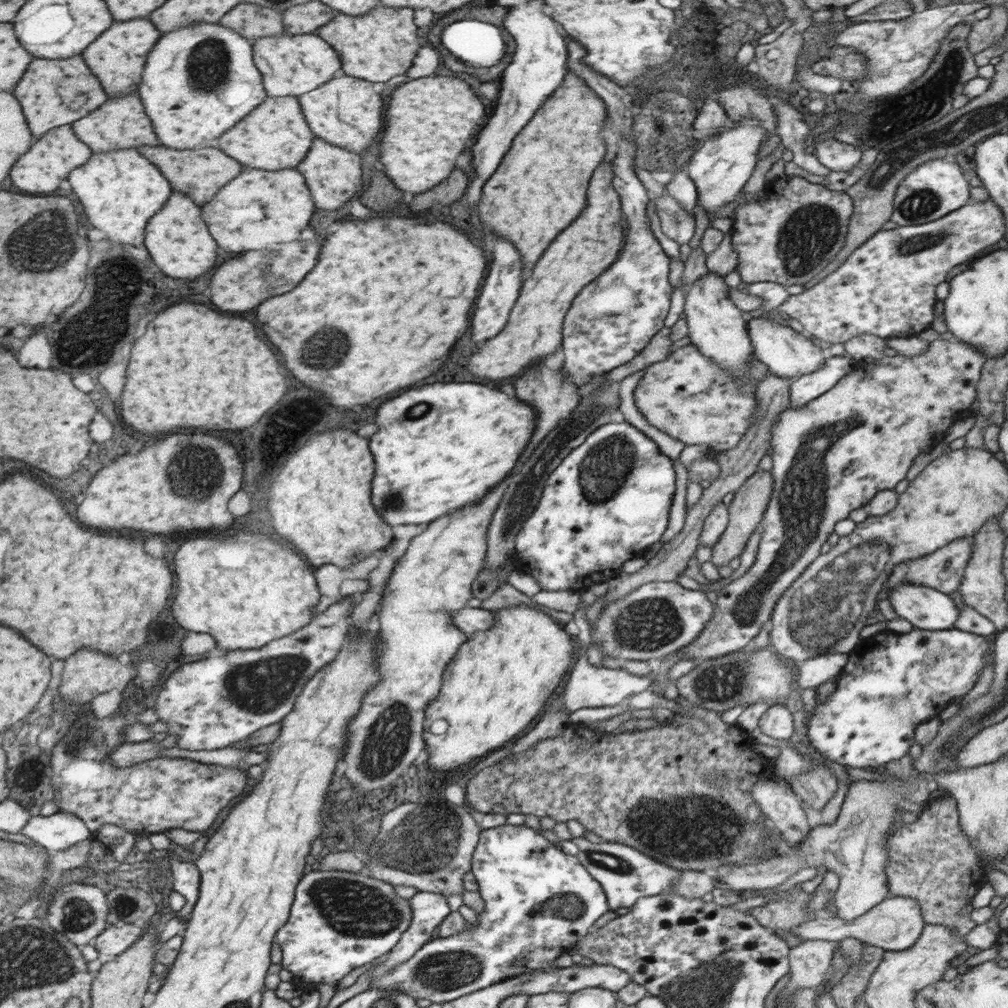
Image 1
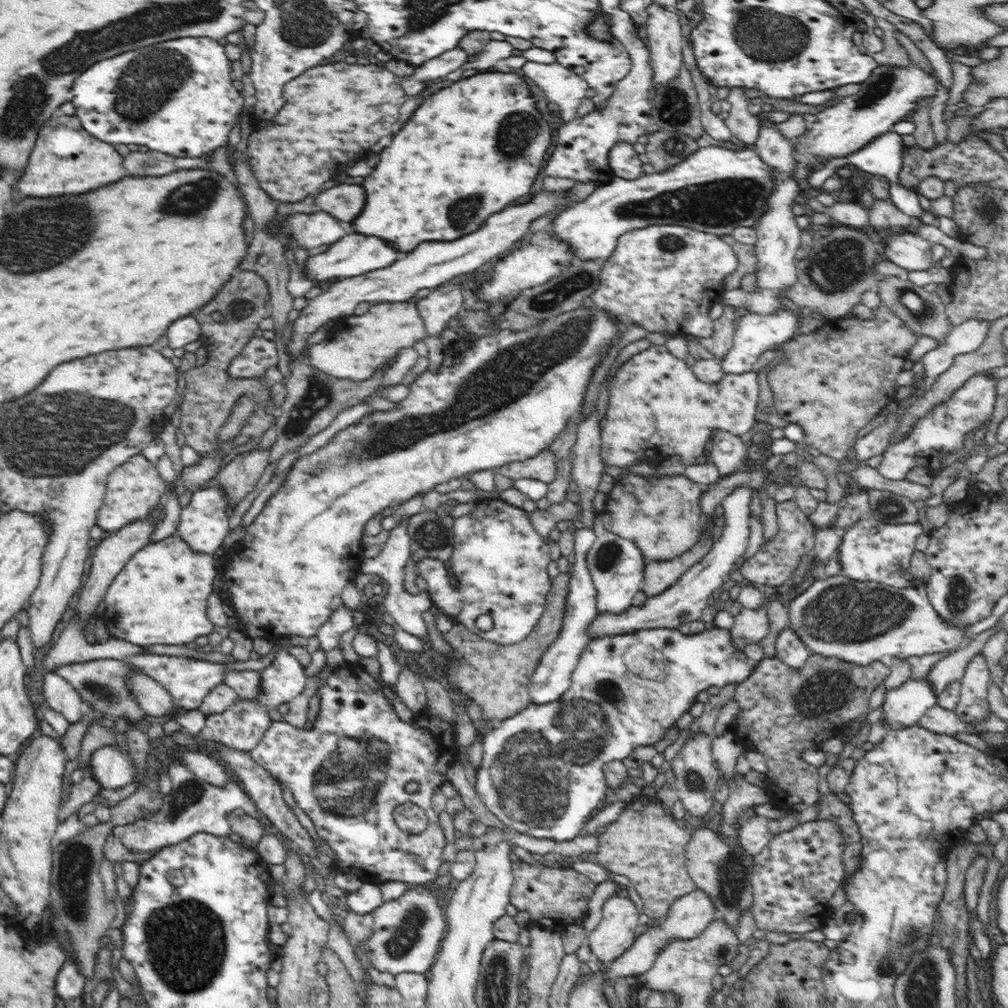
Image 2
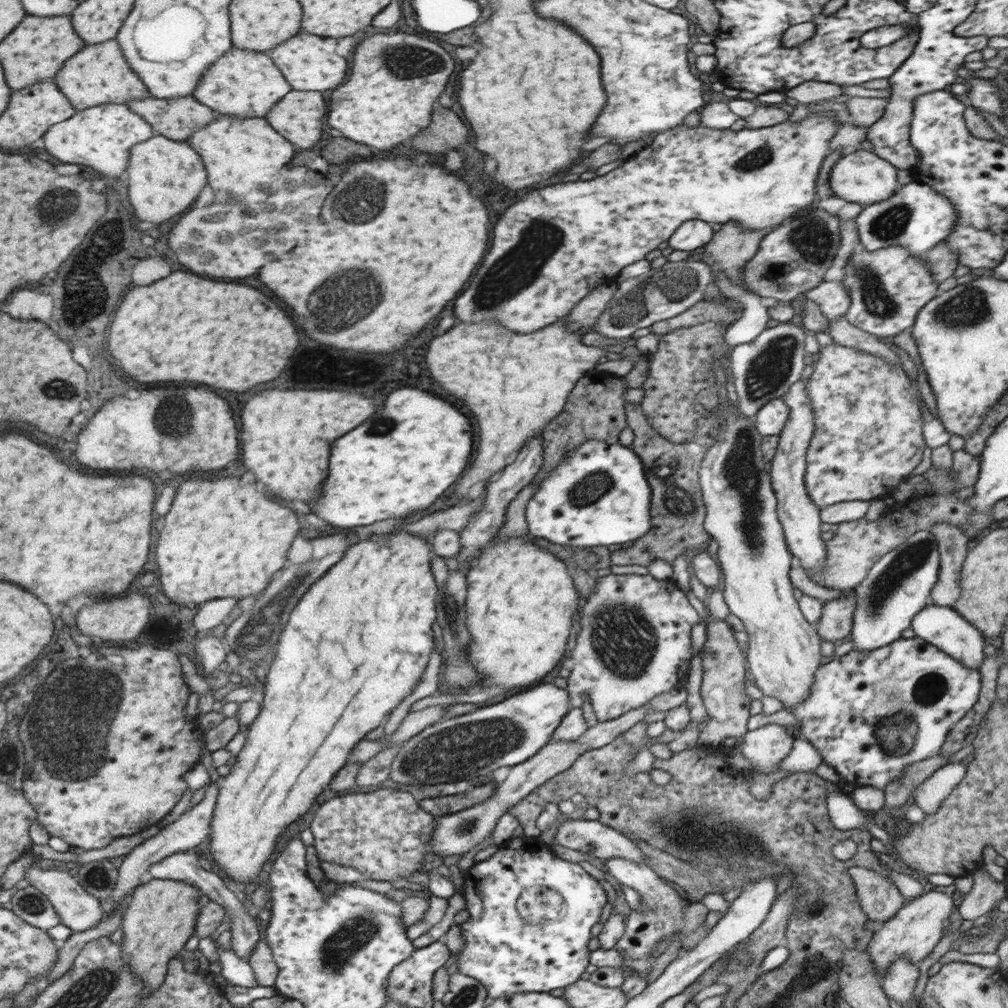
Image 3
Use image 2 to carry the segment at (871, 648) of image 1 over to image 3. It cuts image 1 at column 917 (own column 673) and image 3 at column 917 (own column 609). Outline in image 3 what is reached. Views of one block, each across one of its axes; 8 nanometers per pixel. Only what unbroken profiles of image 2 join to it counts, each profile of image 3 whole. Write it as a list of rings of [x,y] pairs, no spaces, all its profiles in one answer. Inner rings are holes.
[[[916,636],[907,639],[900,638],[892,642],[892,644],[876,648],[876,650],[870,650],[870,652],[866,652],[866,650],[860,650],[860,652],[858,650],[851,650],[841,657],[836,657],[829,663],[820,665],[814,674],[814,684],[812,684],[810,696],[802,704],[798,704],[798,706],[794,706],[790,710],[800,720],[800,727],[790,729],[790,731],[793,734],[793,738],[802,737],[802,739],[808,739],[810,744],[818,749],[822,760],[828,766],[832,766],[840,778],[848,783],[858,787],[883,787],[888,781],[900,780],[904,776],[904,770],[910,764],[940,755],[941,746],[946,742],[946,737],[947,734],[950,734],[950,729],[969,712],[971,706],[974,706],[974,703],[978,700],[980,687],[981,678],[979,668],[962,666],[962,662],[957,662],[952,656],[948,656],[948,654],[938,650],[936,646],[933,646],[930,642],[926,642],[923,638]]]

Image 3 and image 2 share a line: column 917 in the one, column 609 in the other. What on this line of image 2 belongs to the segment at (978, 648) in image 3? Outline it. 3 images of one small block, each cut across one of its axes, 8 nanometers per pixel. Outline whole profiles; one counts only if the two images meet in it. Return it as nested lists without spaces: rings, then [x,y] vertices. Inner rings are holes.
[[[740,485],[735,488],[726,498],[722,499],[721,505],[724,515],[724,526],[722,535],[714,540],[710,550],[705,557],[691,566],[672,585],[653,597],[648,597],[646,602],[640,606],[632,606],[623,614],[600,615],[590,622],[588,635],[590,640],[614,635],[630,634],[637,630],[655,628],[679,628],[681,624],[700,620],[702,611],[708,605],[711,595],[717,595],[723,588],[727,587],[728,574],[732,572],[732,566],[738,562],[738,558],[745,553],[750,538],[750,502],[752,502],[754,488]]]

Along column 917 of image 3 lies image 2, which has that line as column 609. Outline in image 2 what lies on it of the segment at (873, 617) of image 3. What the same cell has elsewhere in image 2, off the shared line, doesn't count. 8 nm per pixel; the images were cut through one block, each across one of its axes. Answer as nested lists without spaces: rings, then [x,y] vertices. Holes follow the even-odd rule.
[[[596,512],[593,519],[592,529],[596,538],[590,550],[587,550],[585,559],[596,587],[596,609],[600,615],[623,614],[633,606],[632,601],[636,593],[643,590],[645,558],[641,549],[632,540],[606,530],[600,513]]]

